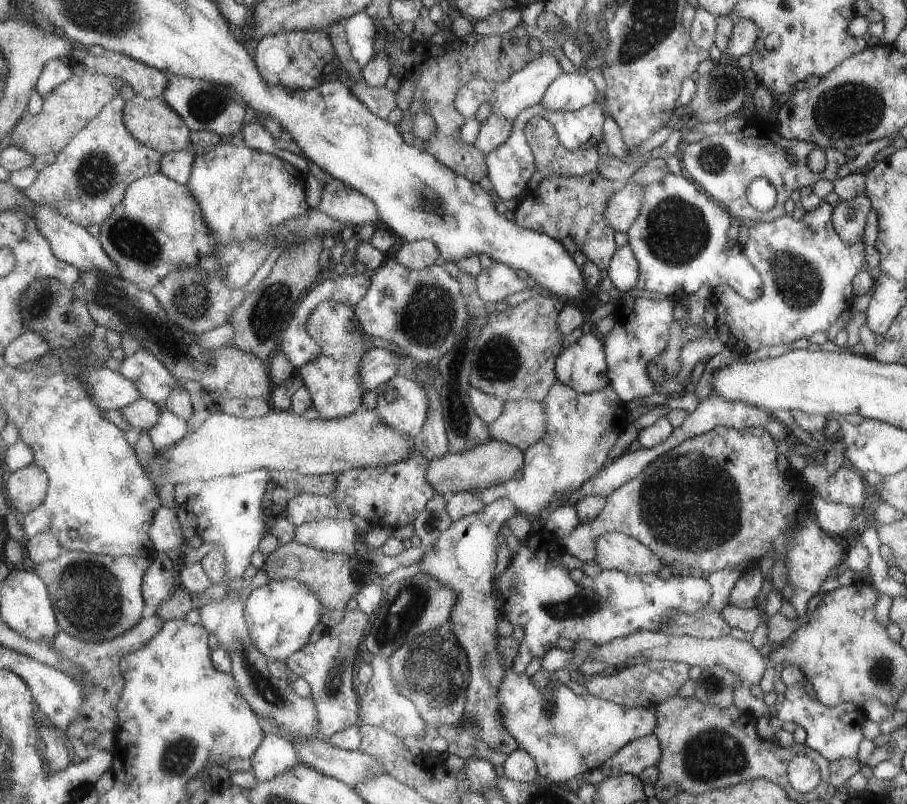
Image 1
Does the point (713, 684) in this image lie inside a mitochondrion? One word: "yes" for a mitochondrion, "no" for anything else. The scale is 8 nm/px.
yes

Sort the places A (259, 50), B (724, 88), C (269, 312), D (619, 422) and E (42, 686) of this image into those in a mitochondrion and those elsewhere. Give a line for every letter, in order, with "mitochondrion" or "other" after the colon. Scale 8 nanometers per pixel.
A: other
B: mitochondrion
C: mitochondrion
D: other
E: other

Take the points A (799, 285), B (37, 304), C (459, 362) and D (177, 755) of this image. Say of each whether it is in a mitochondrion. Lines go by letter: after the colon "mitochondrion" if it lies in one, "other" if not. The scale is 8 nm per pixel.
A: mitochondrion
B: mitochondrion
C: mitochondrion
D: mitochondrion

